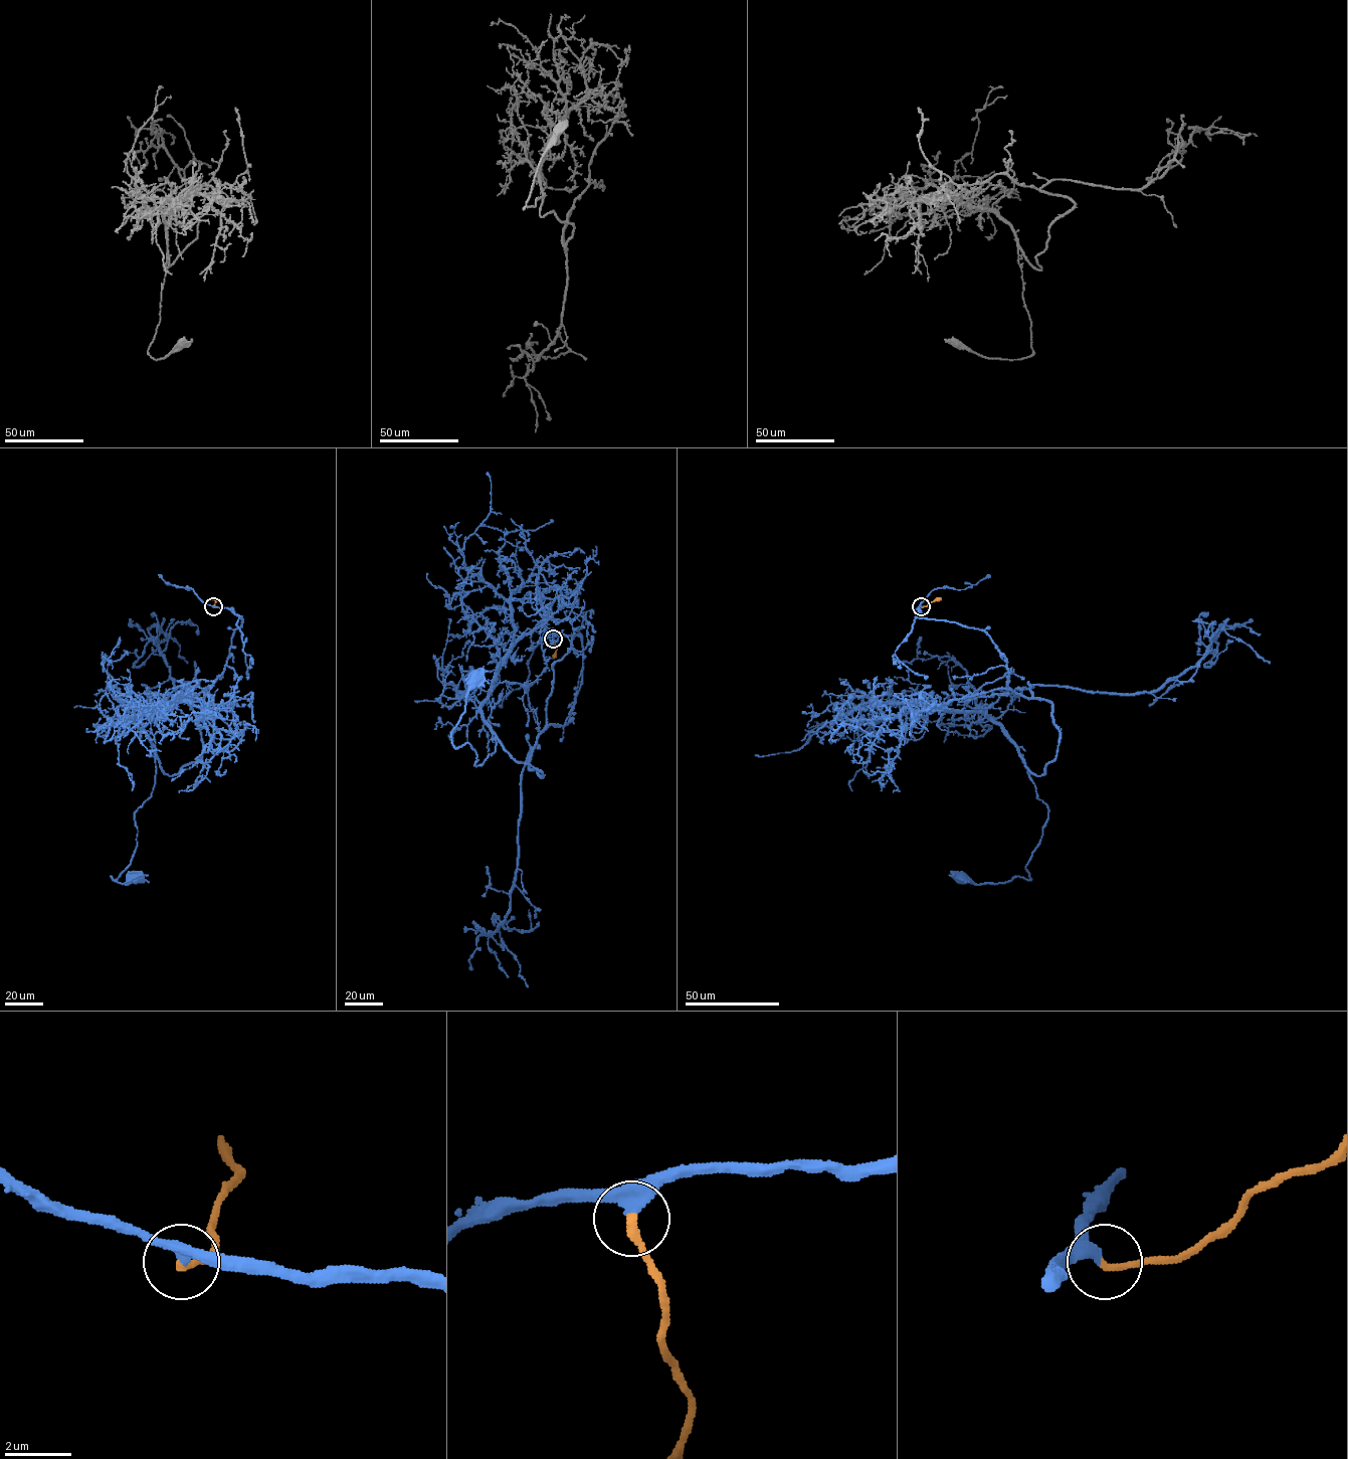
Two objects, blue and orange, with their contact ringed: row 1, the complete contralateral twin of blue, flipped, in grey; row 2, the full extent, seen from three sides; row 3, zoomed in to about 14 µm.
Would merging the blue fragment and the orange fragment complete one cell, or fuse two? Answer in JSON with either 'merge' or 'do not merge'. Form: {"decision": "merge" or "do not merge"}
{"decision": "merge"}

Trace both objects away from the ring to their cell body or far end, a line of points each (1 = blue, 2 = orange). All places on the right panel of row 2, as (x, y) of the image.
1: (921, 606), (983, 630), (1060, 733), (1045, 773), (1021, 756), (1048, 808), (1030, 880), (960, 878)
2: (921, 606), (941, 598)

